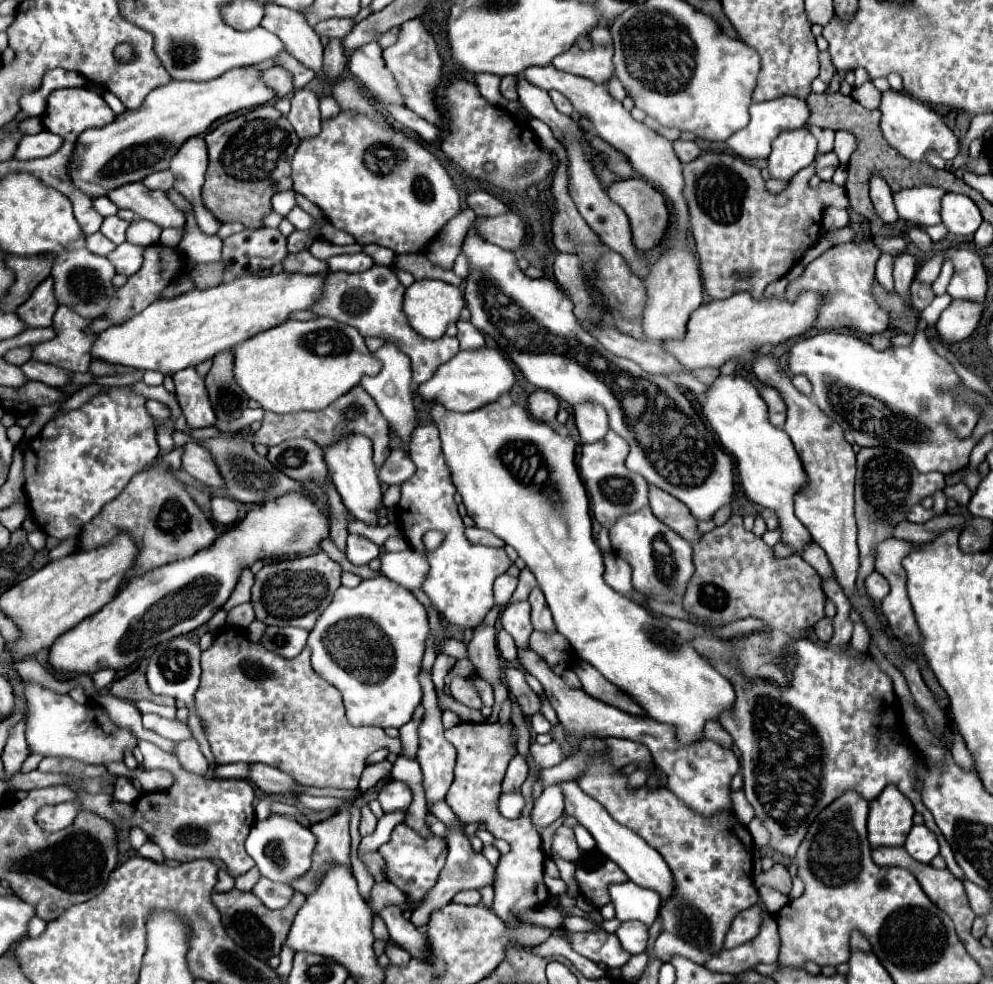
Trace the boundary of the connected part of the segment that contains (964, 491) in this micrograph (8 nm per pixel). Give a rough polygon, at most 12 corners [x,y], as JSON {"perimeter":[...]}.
{"perimeter":[[963,483],[945,487],[947,499],[967,505],[973,495]]}

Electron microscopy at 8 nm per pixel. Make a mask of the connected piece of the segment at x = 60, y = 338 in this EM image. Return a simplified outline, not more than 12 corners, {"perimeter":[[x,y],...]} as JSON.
{"perimeter":[[69,307],[53,319],[57,337],[33,345],[31,359],[85,373],[95,335]]}

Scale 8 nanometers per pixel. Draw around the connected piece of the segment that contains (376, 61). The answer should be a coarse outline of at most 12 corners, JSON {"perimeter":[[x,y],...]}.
{"perimeter":[[377,43],[349,57],[349,71],[385,105],[405,105]]}

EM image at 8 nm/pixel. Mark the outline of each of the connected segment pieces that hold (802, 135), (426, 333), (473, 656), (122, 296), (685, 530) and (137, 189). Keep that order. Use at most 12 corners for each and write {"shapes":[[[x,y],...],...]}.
{"shapes":[[[807,127],[781,131],[769,155],[771,177],[789,181],[817,153]],[[439,279],[407,287],[411,327],[439,339],[465,307],[461,291]],[[479,625],[469,659],[487,681],[501,681],[495,629]],[[151,245],[141,271],[105,311],[115,325],[141,313],[181,271],[177,249]],[[649,487],[657,519],[691,545],[699,541],[697,521],[679,499]],[[143,183],[109,193],[119,209],[131,209],[161,229],[183,227],[183,213],[165,193]]]}

